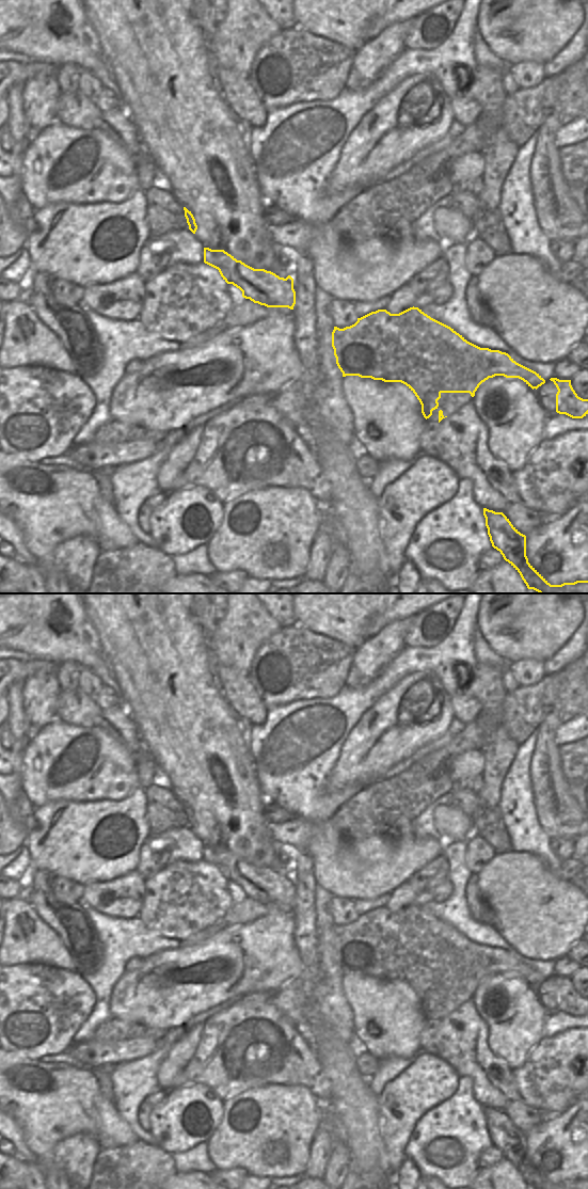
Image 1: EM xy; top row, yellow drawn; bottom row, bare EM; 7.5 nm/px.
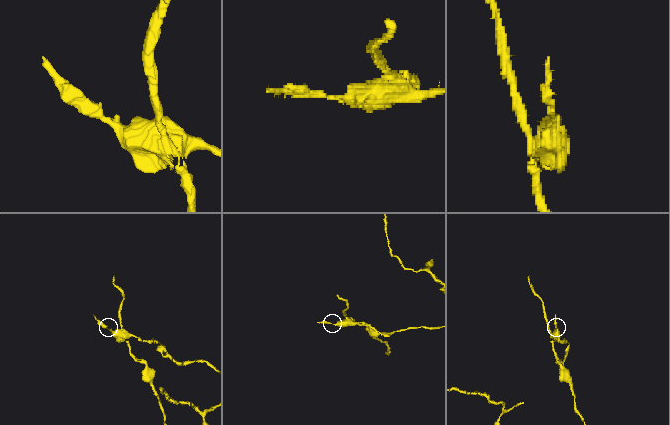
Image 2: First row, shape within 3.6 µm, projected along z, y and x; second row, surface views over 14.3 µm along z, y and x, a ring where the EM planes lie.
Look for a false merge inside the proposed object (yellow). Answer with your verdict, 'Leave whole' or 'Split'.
Split

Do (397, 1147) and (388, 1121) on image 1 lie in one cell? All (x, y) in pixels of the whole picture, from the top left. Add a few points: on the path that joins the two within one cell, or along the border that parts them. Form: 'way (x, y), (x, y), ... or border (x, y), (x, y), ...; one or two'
way (395, 1141), (395, 1127); one

